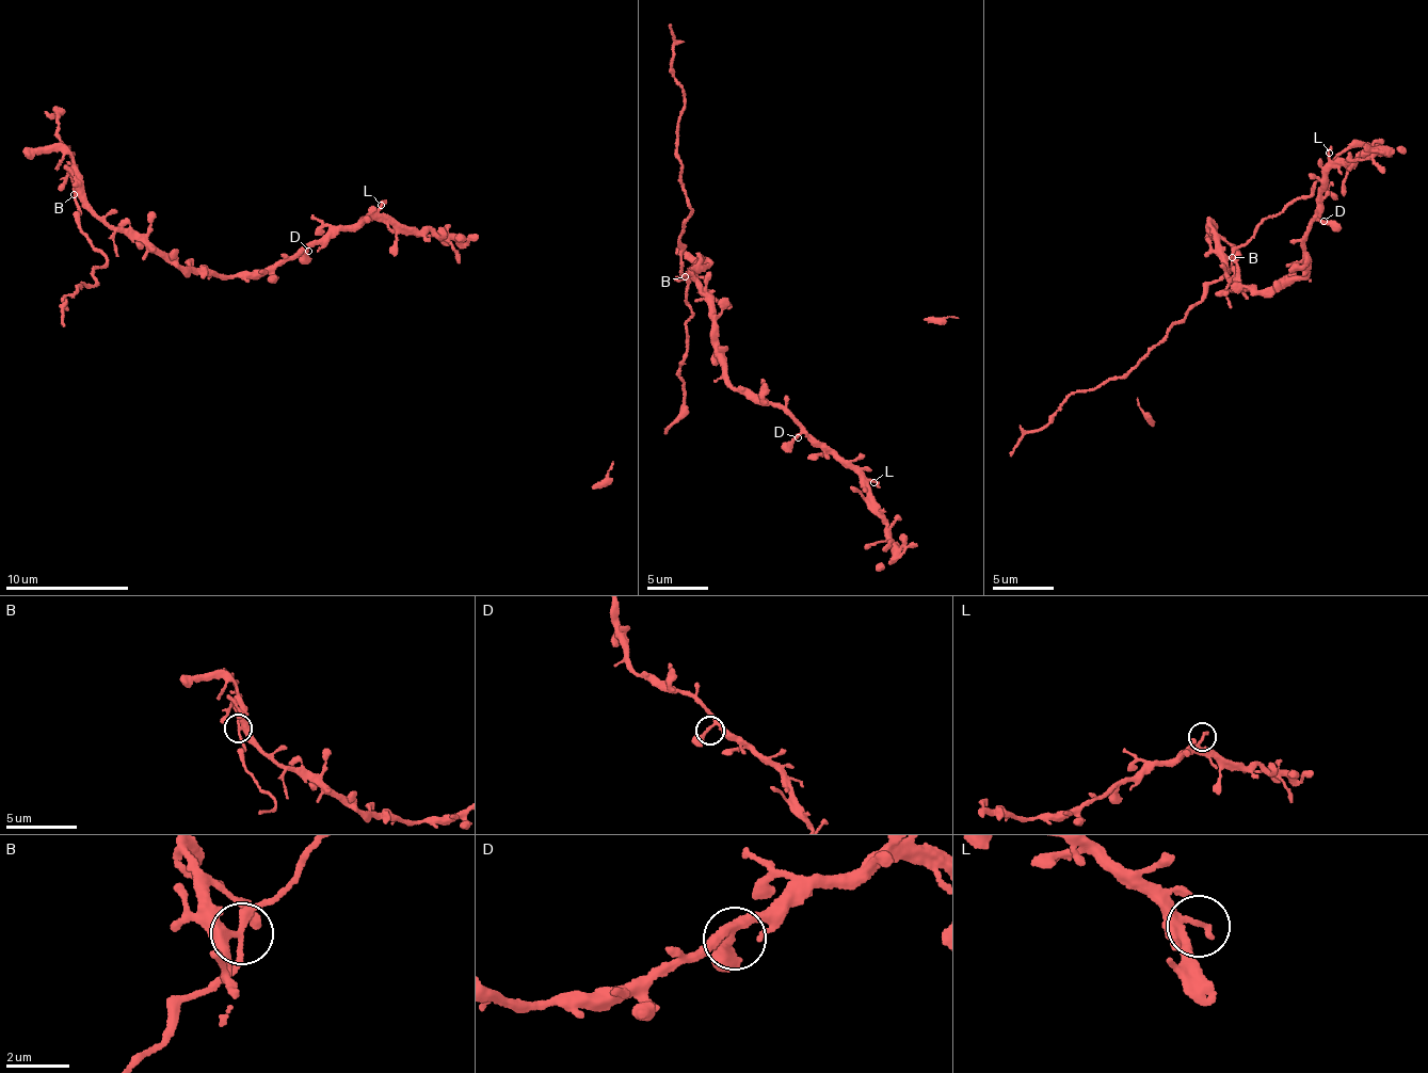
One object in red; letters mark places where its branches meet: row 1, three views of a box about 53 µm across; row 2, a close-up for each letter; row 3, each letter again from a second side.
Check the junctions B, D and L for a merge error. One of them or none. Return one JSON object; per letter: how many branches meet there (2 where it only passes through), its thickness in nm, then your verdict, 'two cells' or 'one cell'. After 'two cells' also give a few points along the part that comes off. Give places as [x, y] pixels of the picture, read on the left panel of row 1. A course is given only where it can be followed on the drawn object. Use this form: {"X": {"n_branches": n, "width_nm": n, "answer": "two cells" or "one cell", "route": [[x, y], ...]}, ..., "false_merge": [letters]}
{"B": {"n_branches": 3, "width_nm": 240, "answer": "two cells", "route": [[75, 194], [78, 226], [106, 261], [92, 271], [96, 282], [90, 286], [80, 282], [63, 301], [65, 326]]}, "D": {"n_branches": 3, "width_nm": 240, "answer": "one cell"}, "L": {"n_branches": 2, "width_nm": 240, "answer": "one cell"}, "false_merge": ["B"]}

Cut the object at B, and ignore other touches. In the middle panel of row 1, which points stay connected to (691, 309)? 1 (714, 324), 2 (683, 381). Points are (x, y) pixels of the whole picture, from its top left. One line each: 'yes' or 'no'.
1: no
2: yes

